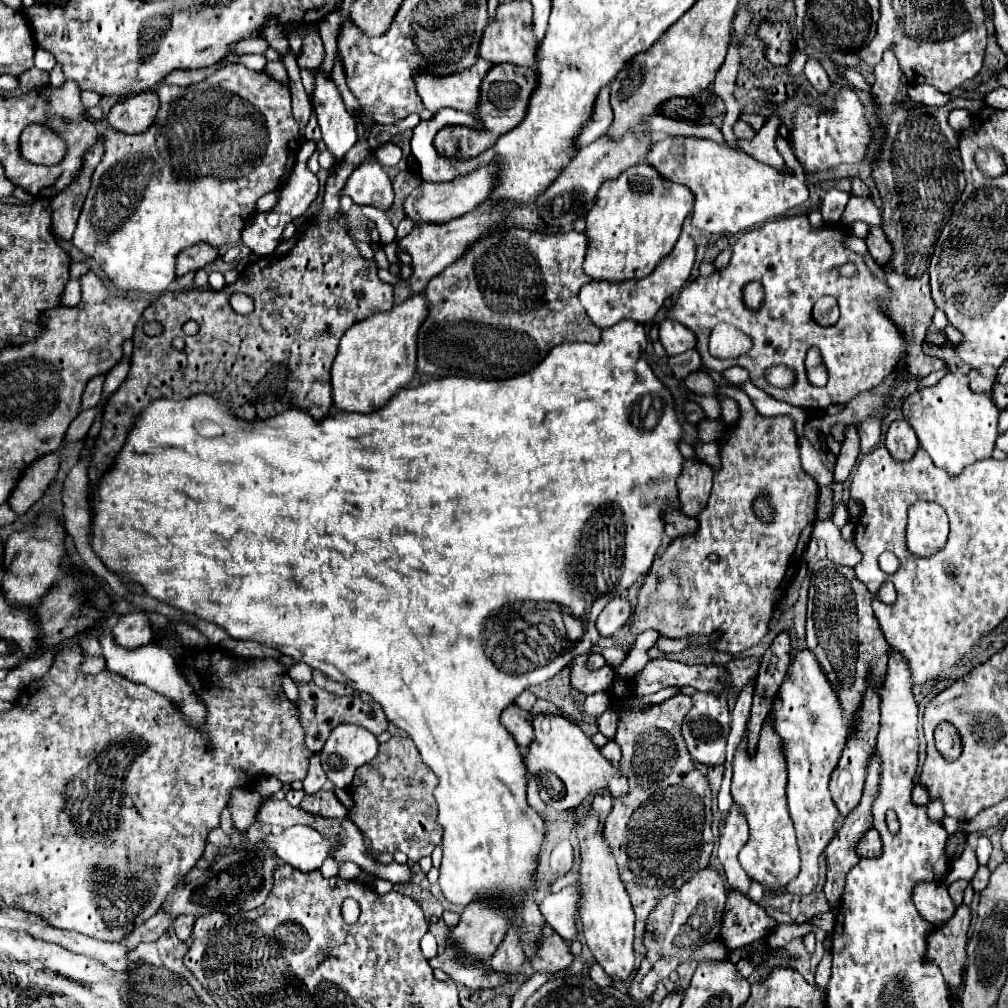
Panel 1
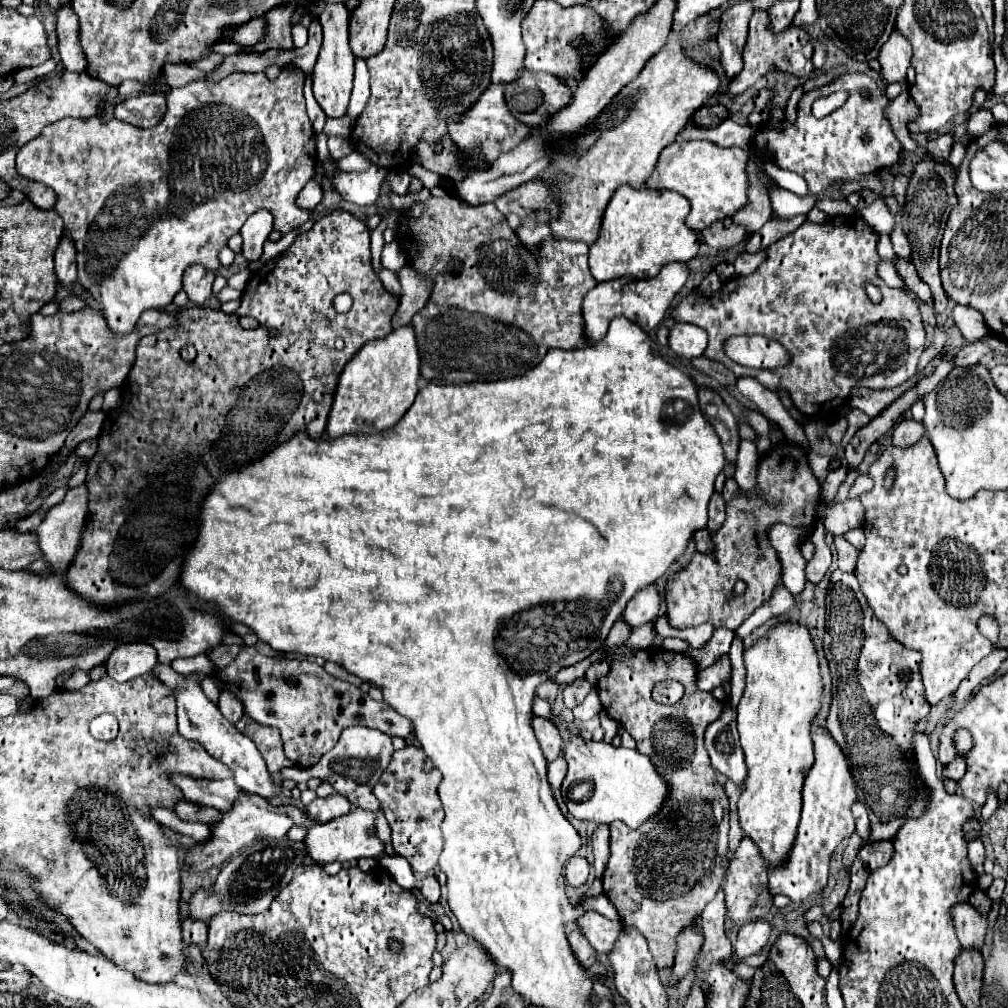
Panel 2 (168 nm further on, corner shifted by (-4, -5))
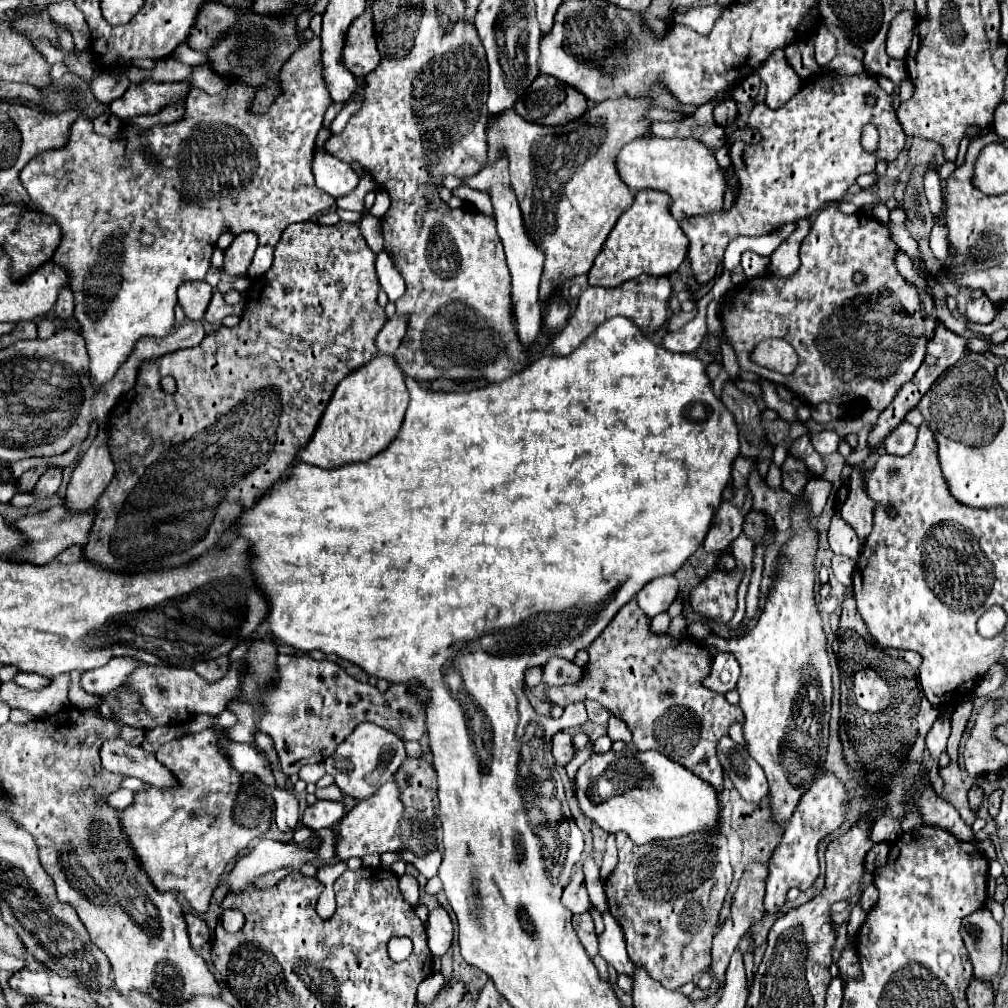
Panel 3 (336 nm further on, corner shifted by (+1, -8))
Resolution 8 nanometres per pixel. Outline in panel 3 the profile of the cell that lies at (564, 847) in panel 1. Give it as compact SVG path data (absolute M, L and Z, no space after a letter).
M577 871L571 879L571 883L563 891L561 903L571 911L571 913L585 913L591 909L591 901L585 889L585 875L583 871Z

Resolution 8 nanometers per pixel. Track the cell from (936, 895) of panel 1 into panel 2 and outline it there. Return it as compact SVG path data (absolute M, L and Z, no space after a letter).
M956 904L954 906L954 926L958 940L966 950L980 950L986 938L986 928L988 928L988 916L980 914L972 904Z

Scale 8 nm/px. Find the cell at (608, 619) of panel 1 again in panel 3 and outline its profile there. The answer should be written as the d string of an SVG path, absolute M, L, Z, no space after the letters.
M673 575L667 577L659 577L653 579L651 583L647 583L639 593L637 593L637 603L641 607L641 611L653 619L657 613L667 611L667 607L675 601L677 595L677 579Z

